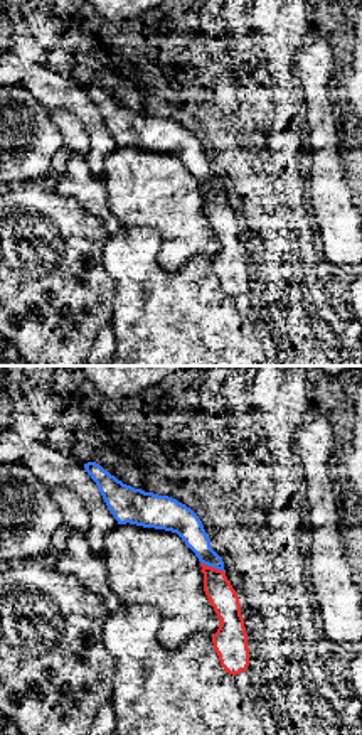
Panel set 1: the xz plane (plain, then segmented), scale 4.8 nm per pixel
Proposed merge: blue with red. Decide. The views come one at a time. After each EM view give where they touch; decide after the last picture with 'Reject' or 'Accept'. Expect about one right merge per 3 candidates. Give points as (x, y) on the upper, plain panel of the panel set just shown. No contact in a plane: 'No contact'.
Touches blue at (212, 189)

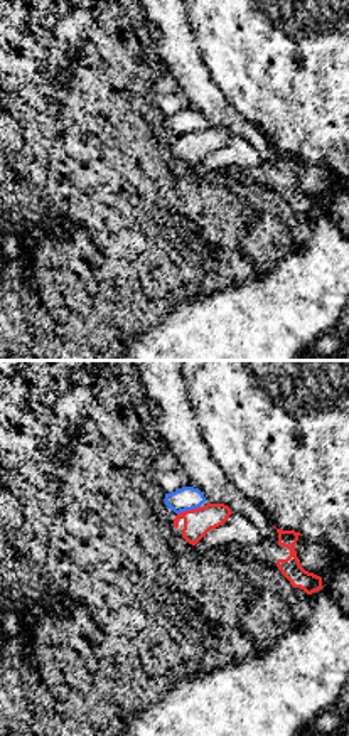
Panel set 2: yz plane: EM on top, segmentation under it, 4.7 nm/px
Touches blue at (187, 132)

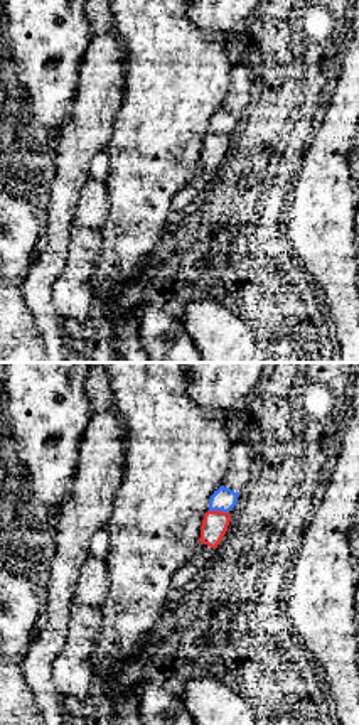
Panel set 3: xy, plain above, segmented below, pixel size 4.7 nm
Touches blue at (219, 132)

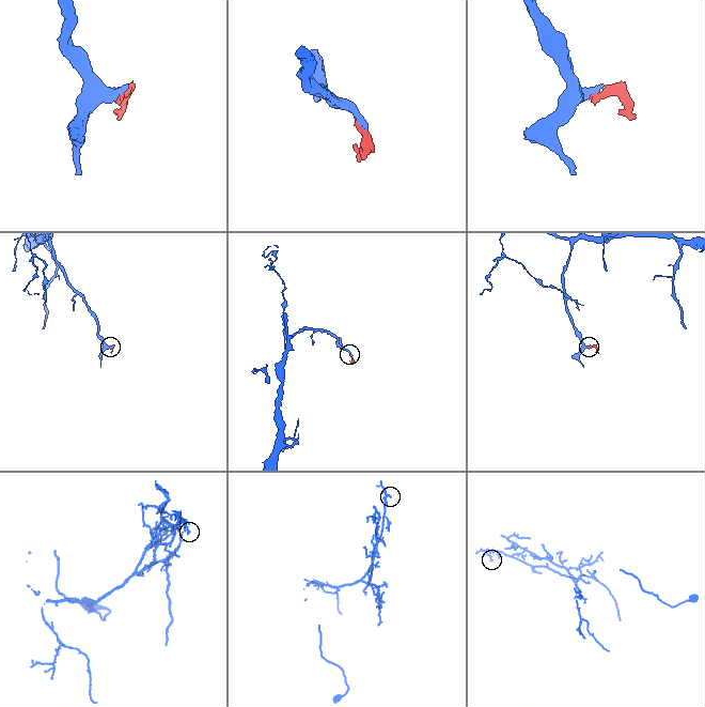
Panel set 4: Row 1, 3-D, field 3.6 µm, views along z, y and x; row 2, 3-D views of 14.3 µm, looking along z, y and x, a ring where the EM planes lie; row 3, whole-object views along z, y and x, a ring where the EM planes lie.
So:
Reject

